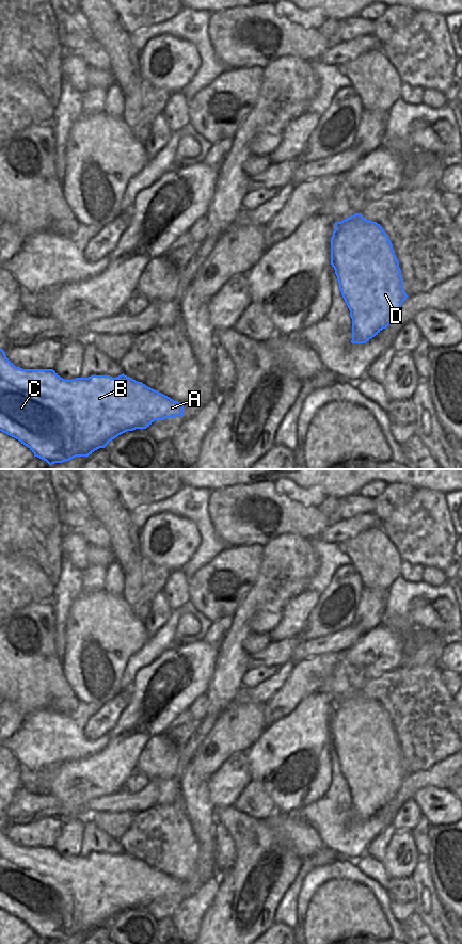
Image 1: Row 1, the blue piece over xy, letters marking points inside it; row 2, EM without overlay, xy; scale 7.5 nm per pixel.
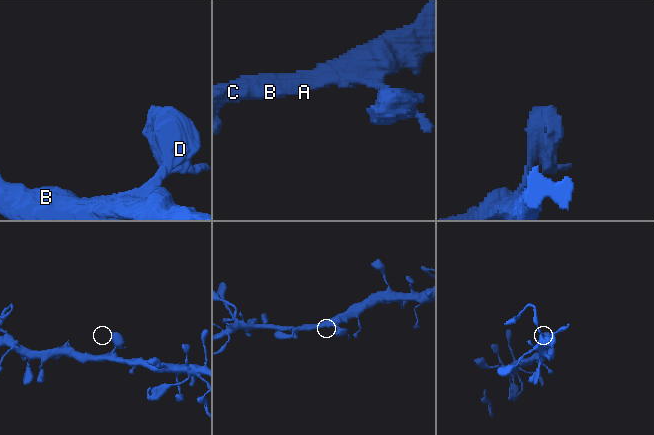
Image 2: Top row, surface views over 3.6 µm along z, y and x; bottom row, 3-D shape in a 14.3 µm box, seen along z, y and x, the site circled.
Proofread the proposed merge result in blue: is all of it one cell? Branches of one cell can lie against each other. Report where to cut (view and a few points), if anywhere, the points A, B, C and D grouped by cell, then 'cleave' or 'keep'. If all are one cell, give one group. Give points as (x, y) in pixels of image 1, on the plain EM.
no cut; A B C D; keep

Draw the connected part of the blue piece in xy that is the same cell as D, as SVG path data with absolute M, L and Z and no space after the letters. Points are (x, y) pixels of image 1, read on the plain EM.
M355 691L335 700L331 716L331 742L352 797L352 821L366 821L386 806L408 775L393 722L377 700Z

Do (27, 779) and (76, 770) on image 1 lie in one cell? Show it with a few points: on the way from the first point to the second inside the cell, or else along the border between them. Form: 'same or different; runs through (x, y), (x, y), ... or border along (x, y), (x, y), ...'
same; runs through (38, 779), (64, 779)

